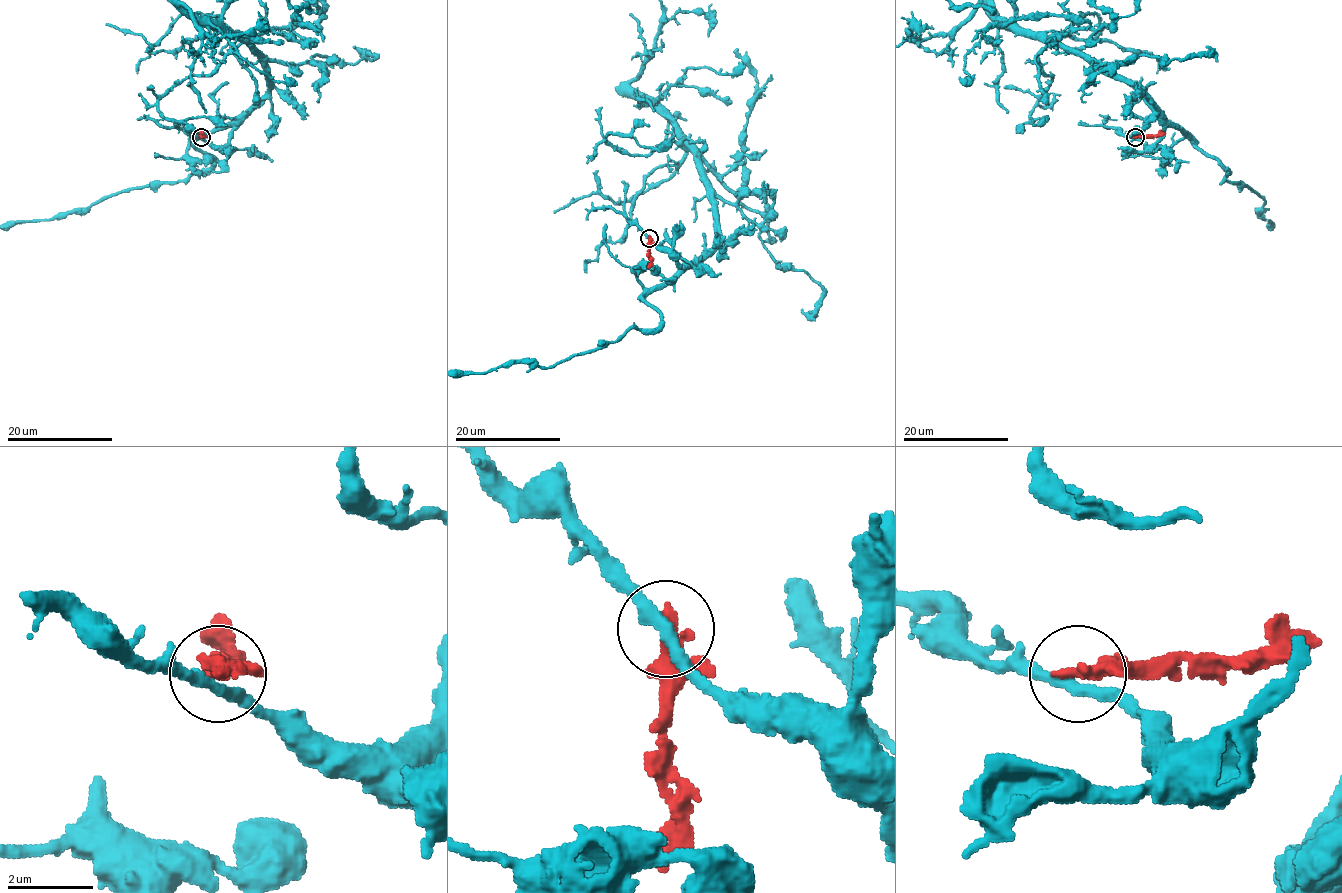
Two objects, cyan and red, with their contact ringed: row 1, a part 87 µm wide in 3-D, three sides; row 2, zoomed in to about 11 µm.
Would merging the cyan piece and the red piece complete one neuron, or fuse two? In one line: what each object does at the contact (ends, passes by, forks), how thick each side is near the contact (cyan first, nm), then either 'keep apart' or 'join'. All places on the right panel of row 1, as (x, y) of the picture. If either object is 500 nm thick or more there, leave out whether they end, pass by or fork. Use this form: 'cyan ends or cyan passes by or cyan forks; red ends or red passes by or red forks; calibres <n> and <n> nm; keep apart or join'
cyan passes by; red ends; calibres 300 and 420 nm; keep apart

